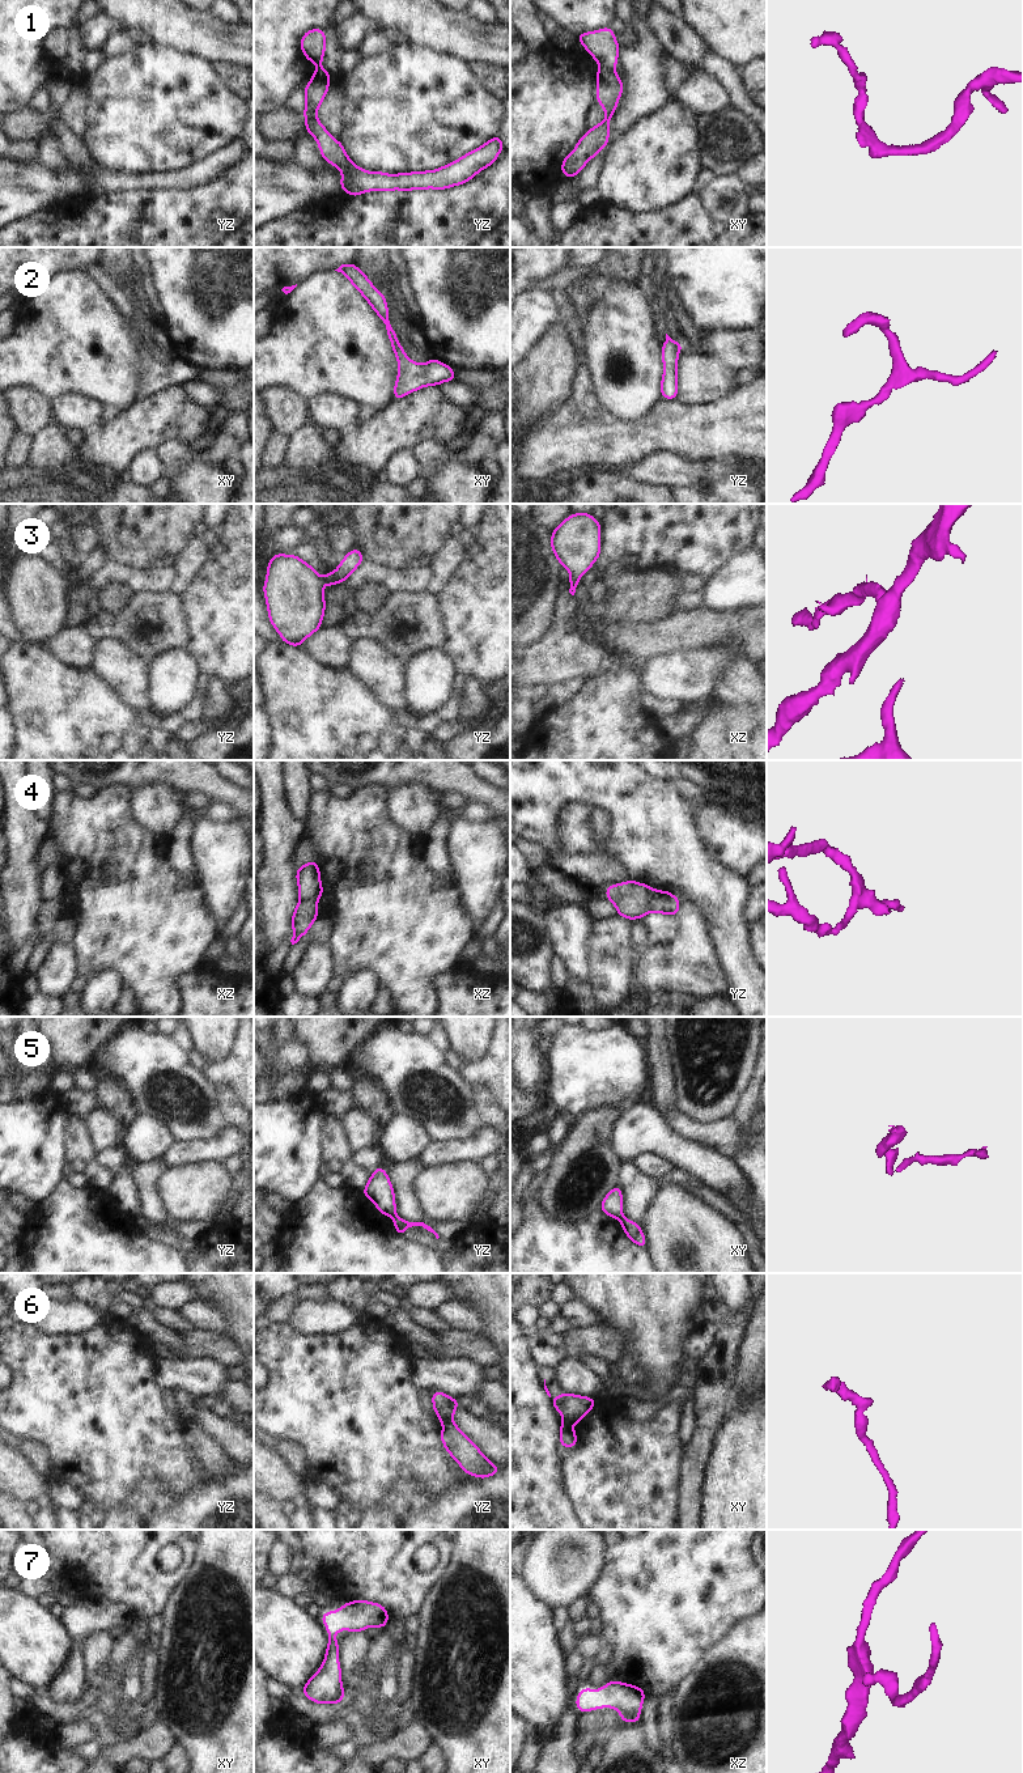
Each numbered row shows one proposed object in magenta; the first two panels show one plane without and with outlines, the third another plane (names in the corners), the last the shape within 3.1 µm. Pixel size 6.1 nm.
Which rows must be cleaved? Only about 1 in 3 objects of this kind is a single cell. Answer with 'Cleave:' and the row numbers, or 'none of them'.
Cleave: 1, 4, 5, 6

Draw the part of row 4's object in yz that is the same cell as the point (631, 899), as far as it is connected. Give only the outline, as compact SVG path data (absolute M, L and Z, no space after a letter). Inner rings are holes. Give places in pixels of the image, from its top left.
M628 879L624 883L606 886L606 899L614 903L617 916L628 920L644 919L650 912L654 888L646 883Z

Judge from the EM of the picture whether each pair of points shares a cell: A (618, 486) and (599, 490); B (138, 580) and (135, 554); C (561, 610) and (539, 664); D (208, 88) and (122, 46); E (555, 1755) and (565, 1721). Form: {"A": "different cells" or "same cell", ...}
{"A": "same cell", "B": "different cells", "C": "same cell", "D": "different cells", "E": "same cell"}

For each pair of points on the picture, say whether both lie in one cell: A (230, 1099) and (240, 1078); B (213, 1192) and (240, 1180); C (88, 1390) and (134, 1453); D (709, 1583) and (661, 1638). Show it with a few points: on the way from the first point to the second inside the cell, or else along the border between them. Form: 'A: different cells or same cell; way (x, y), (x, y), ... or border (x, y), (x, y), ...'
A: different cells; border (219, 1086), (228, 1085), (240, 1102)
B: different cells; border (234, 1165), (234, 1176), (223, 1205)
C: same cell; way (97, 1405), (105, 1424), (118, 1437)
D: same cell; way (696, 1597), (667, 1625)

